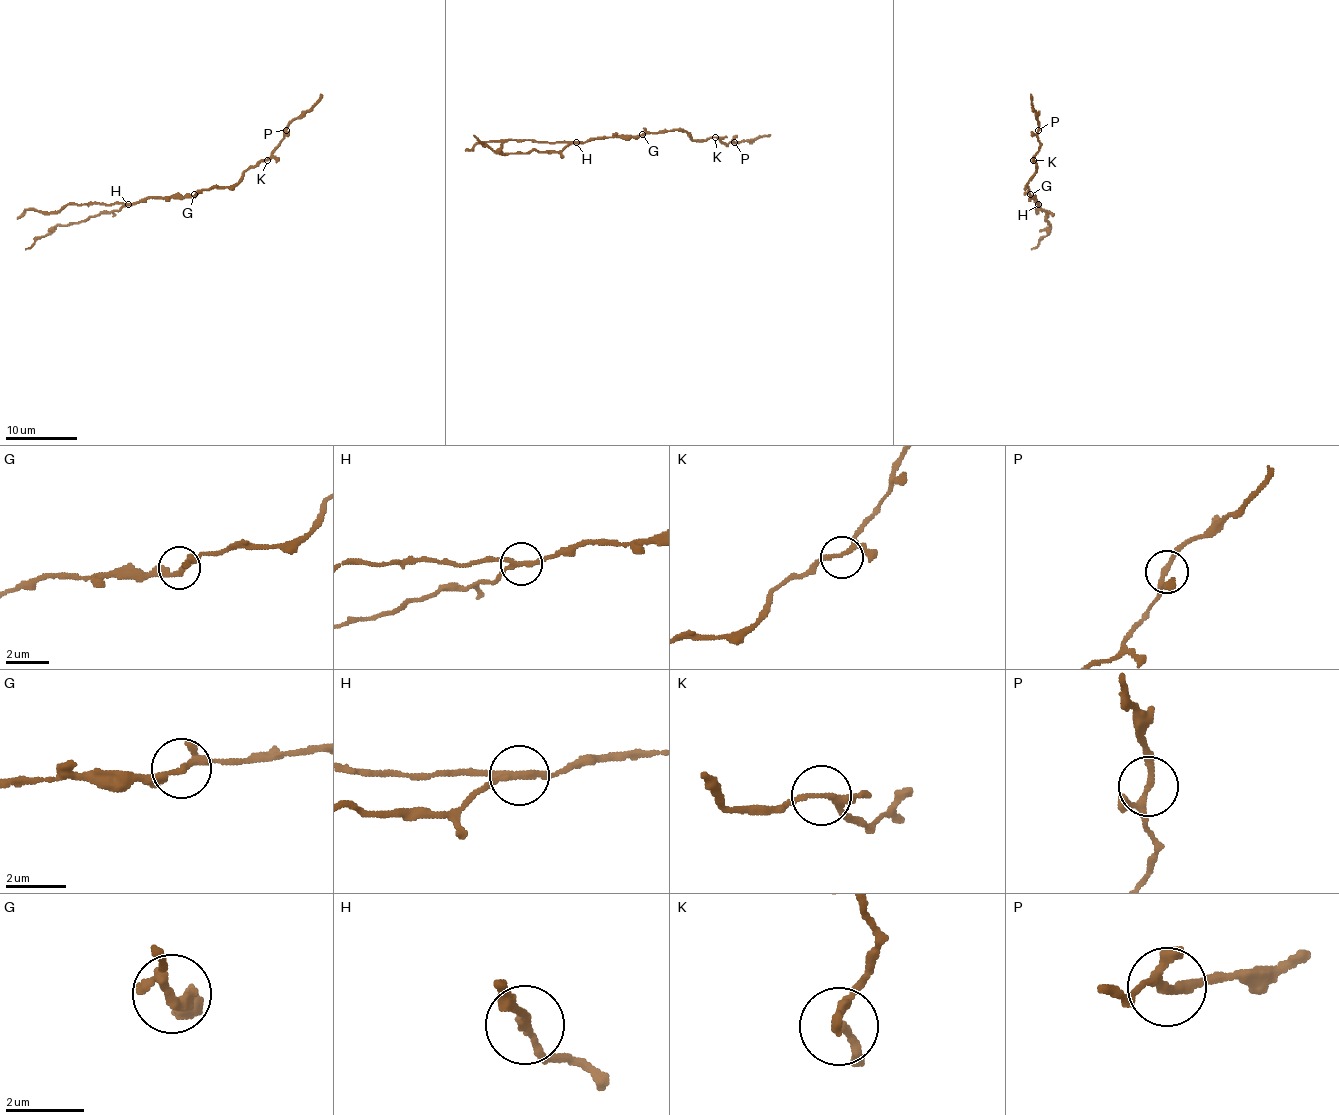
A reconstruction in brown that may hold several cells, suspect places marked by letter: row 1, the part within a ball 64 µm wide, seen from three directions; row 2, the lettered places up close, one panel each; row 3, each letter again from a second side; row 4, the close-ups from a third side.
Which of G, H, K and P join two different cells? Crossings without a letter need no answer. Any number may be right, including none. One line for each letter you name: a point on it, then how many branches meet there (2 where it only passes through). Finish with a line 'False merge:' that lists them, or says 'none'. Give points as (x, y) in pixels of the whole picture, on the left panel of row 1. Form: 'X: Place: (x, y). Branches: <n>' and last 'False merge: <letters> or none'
H: Place: (128, 204). Branches: 3
False merge: H

